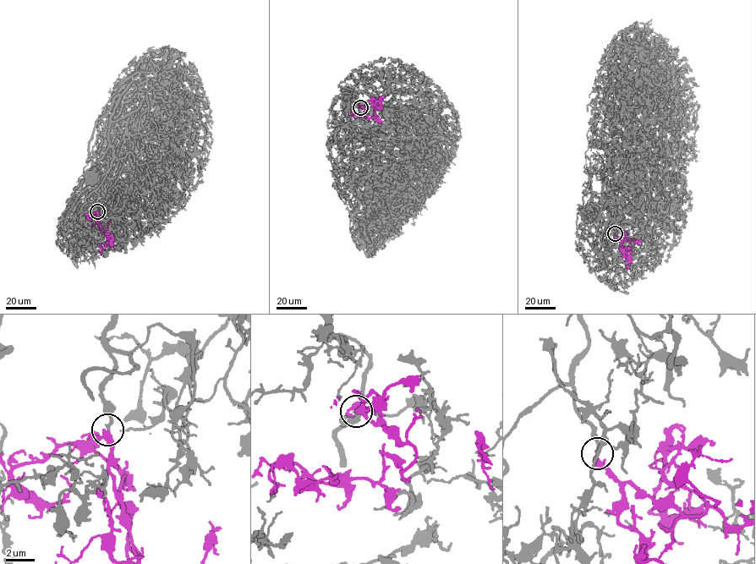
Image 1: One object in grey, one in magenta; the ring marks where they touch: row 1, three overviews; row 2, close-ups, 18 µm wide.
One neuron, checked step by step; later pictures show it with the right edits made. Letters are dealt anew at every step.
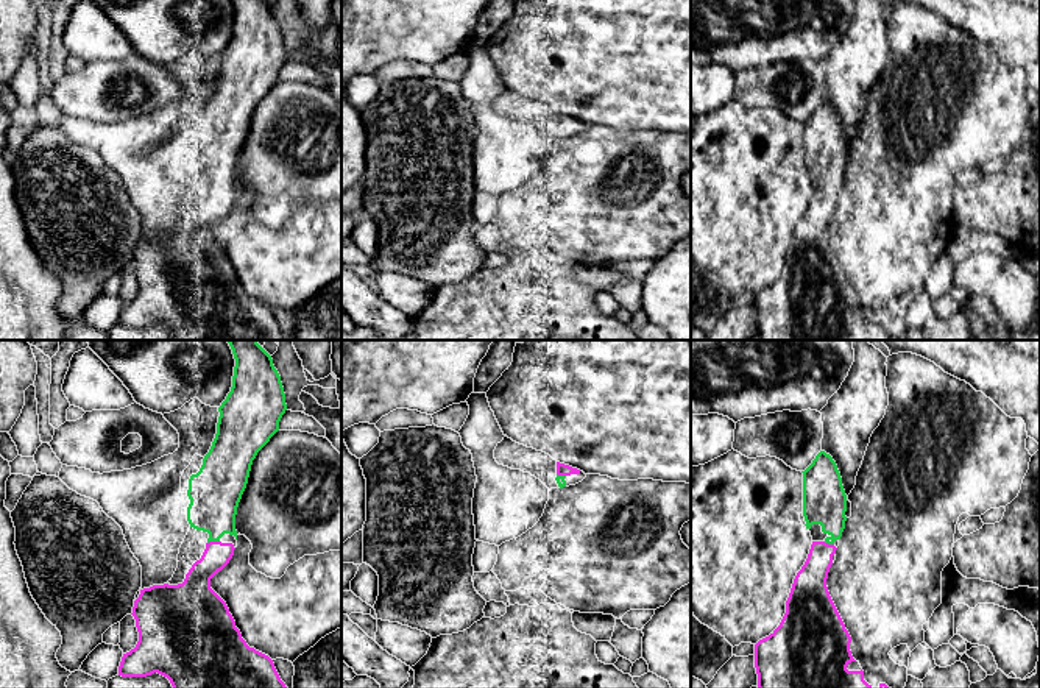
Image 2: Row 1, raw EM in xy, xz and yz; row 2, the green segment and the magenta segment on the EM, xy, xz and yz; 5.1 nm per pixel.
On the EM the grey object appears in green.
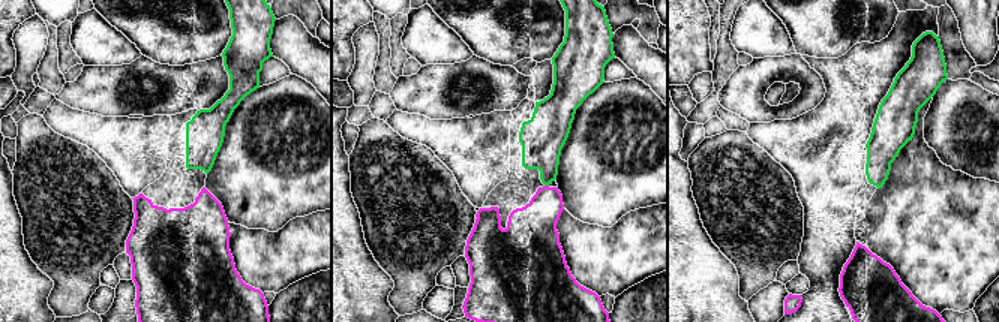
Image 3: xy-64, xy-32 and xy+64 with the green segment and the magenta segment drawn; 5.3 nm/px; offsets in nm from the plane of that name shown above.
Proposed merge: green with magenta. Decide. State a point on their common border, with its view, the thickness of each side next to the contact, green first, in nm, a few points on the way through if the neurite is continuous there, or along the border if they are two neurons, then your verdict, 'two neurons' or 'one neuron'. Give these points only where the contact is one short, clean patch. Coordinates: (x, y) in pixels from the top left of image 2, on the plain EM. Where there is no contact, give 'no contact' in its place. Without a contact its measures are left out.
xy (212, 191) | 260/140 nm | one neuron

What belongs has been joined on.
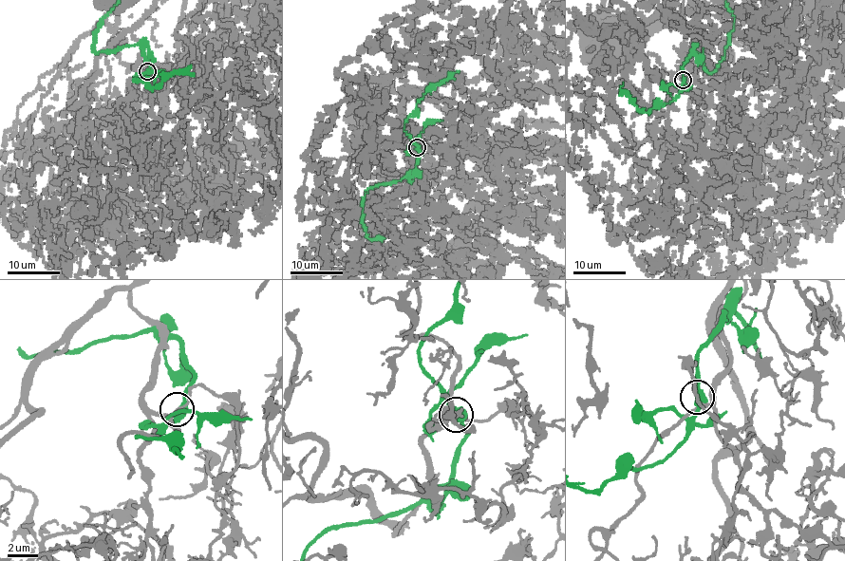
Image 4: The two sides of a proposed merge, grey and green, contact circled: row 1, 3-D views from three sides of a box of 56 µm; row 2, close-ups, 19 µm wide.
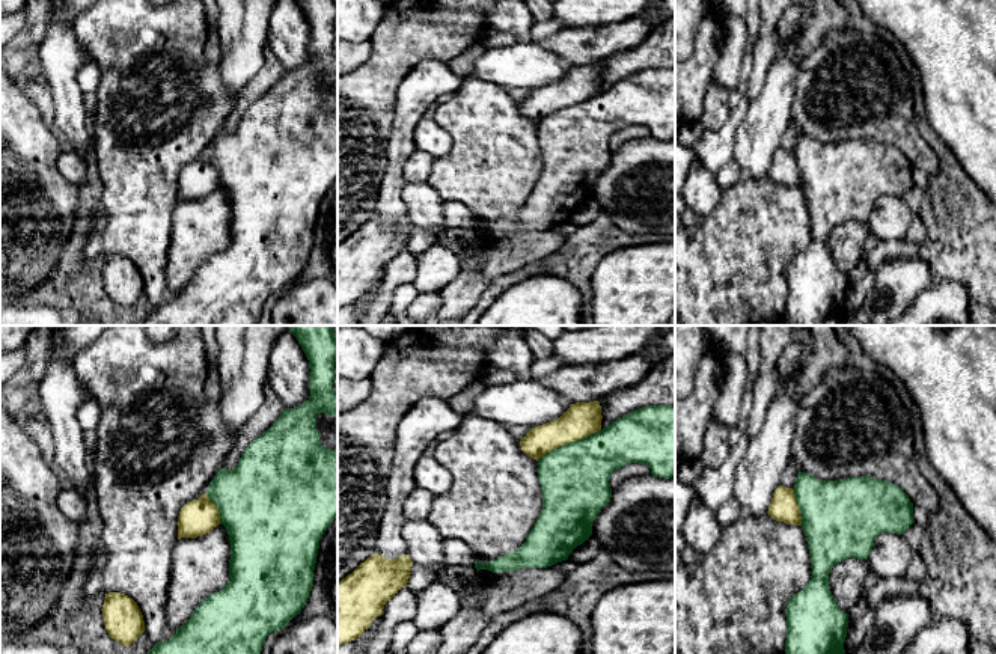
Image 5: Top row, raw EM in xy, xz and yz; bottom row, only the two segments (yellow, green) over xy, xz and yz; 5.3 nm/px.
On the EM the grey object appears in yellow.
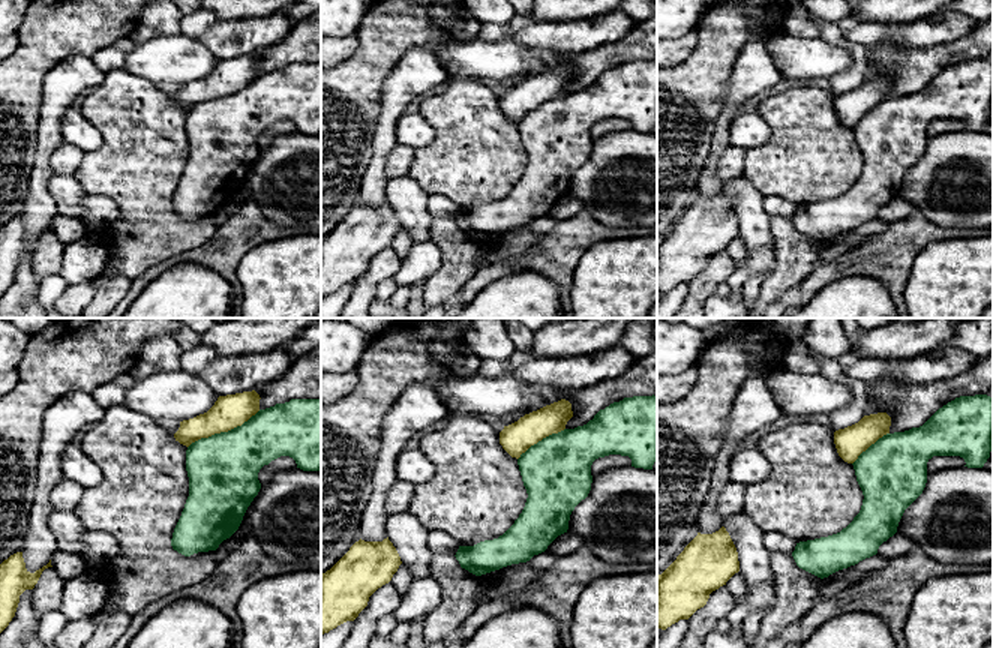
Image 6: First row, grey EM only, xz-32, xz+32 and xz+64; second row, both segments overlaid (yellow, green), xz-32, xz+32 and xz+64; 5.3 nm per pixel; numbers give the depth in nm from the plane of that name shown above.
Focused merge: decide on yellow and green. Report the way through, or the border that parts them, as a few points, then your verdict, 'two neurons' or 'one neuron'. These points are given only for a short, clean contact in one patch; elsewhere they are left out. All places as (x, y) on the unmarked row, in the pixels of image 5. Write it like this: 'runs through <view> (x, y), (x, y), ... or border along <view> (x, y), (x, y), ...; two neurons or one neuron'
two neurons

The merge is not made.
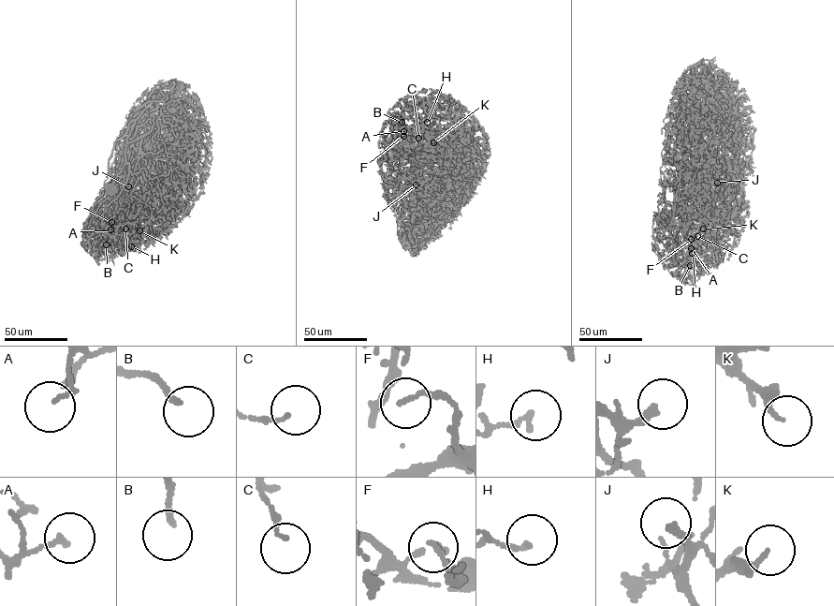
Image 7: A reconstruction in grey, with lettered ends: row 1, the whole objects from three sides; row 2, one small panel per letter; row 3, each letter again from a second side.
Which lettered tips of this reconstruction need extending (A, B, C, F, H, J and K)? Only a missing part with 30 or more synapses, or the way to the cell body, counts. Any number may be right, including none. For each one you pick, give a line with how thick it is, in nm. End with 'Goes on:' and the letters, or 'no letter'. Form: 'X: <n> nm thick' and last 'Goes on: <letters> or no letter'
B: 170 nm thick
J: 240 nm thick
K: 140 nm thick
Goes on: B, J, K

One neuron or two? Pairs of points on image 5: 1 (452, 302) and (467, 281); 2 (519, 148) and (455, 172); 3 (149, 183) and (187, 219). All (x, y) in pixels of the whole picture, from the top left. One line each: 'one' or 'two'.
1: one
2: one
3: two

